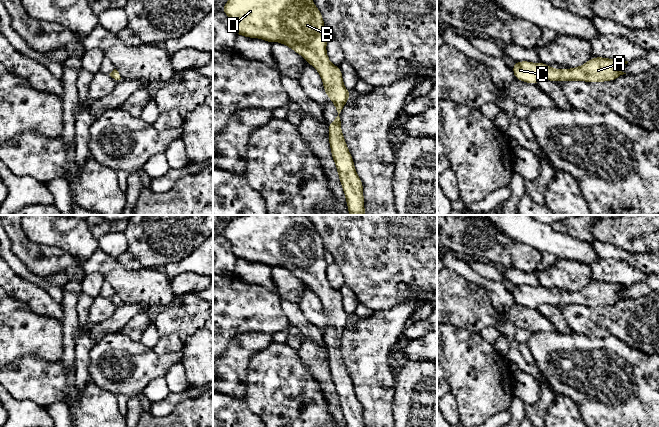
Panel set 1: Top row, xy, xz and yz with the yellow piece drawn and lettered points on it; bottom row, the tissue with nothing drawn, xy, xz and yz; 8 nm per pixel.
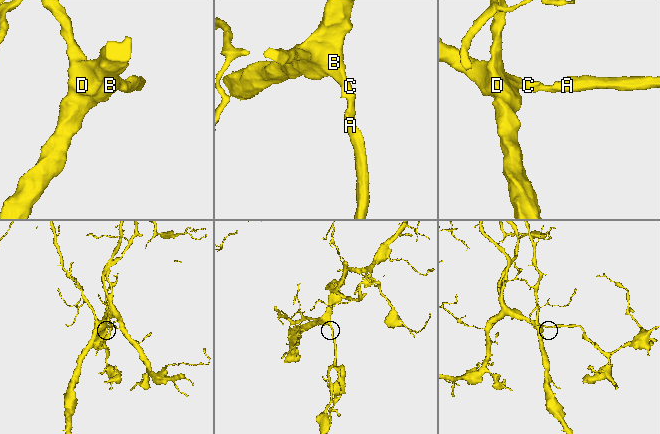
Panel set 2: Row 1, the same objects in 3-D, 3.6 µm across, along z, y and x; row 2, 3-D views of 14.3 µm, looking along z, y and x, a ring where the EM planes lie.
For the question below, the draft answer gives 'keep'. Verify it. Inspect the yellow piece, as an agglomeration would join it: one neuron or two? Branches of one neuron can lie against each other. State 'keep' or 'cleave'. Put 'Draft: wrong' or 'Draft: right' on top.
Draft: right
keep

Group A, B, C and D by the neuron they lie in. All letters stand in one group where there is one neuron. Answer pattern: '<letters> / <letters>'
A B C D

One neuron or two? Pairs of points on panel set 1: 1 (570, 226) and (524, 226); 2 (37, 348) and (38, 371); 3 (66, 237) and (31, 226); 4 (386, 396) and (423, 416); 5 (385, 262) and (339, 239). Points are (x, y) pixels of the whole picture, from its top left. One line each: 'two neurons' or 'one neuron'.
1: two neurons
2: two neurons
3: one neuron
4: two neurons
5: one neuron

